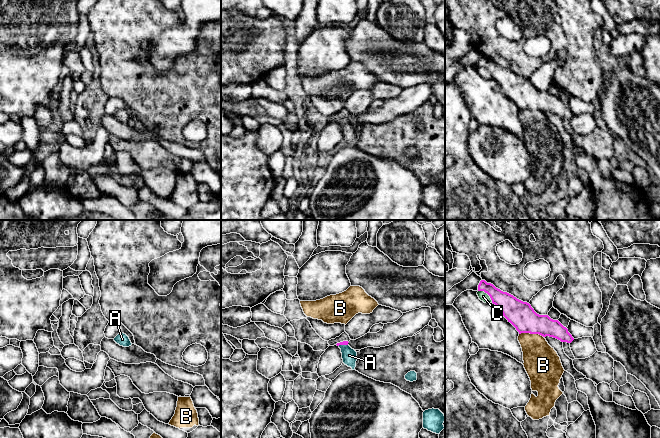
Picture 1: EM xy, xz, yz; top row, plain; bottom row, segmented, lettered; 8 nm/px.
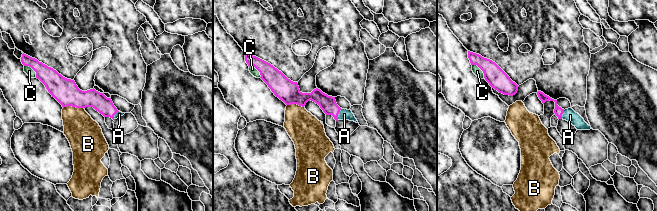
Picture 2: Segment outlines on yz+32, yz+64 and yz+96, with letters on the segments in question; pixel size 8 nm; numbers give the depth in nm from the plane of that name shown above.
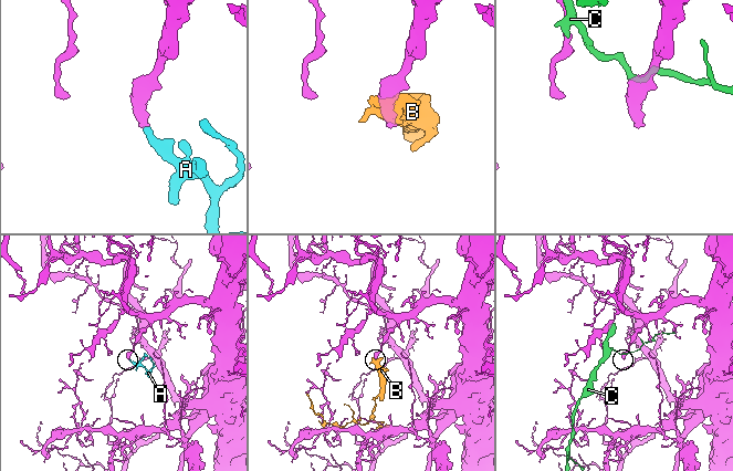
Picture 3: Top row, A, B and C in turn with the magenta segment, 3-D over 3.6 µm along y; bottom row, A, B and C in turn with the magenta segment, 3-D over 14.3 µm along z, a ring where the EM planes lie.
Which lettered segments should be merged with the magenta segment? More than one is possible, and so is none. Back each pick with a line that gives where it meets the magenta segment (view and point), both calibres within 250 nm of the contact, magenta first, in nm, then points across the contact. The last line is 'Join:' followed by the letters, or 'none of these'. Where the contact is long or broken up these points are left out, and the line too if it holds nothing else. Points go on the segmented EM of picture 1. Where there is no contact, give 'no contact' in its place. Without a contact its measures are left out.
A: xz (342, 344) | 30/120 nm | across xz (344, 342), (342, 344), (349, 355)
Join: A

